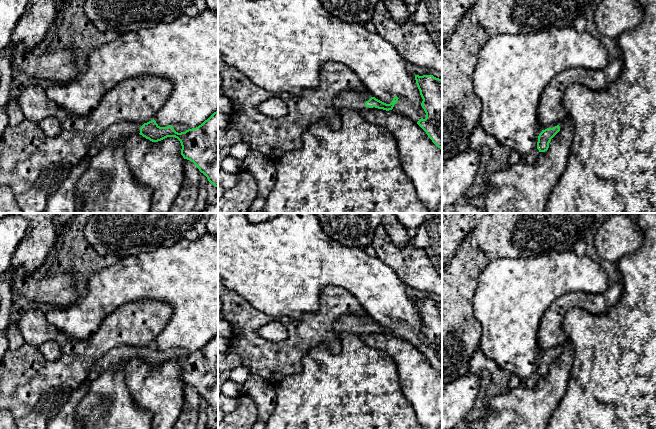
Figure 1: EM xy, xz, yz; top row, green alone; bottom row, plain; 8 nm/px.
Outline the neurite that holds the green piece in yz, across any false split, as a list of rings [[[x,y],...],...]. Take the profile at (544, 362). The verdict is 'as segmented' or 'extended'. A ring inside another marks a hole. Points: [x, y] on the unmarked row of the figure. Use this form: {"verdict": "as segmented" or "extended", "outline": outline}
{"verdict": "extended", "outline": [[[558,345],[543,352],[538,360],[537,373],[539,376],[545,376],[549,372],[551,363],[563,352],[564,346]]]}

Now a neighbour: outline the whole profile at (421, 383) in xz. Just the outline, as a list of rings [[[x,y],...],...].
[[[368,333],[360,336],[369,347],[389,354],[398,369],[399,382],[405,397],[415,410],[418,422],[425,429],[442,426],[442,374],[428,361],[426,356],[405,338],[395,334]]]

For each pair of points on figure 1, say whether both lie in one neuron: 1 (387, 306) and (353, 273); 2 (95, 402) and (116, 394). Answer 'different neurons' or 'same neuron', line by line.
1: same neuron
2: same neuron

